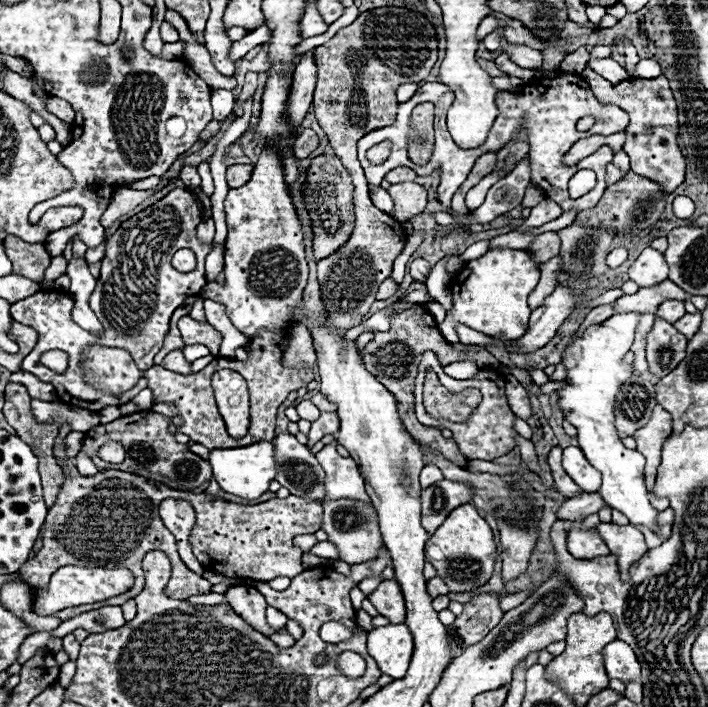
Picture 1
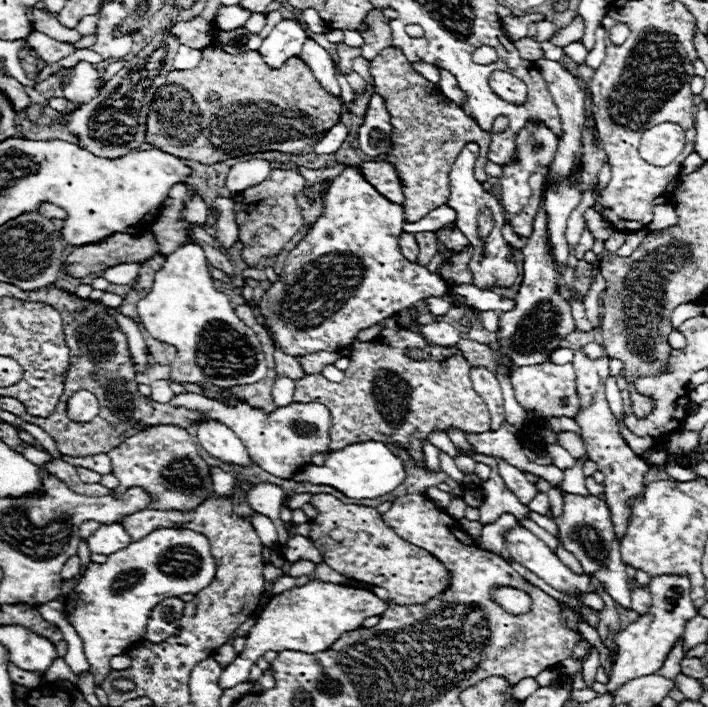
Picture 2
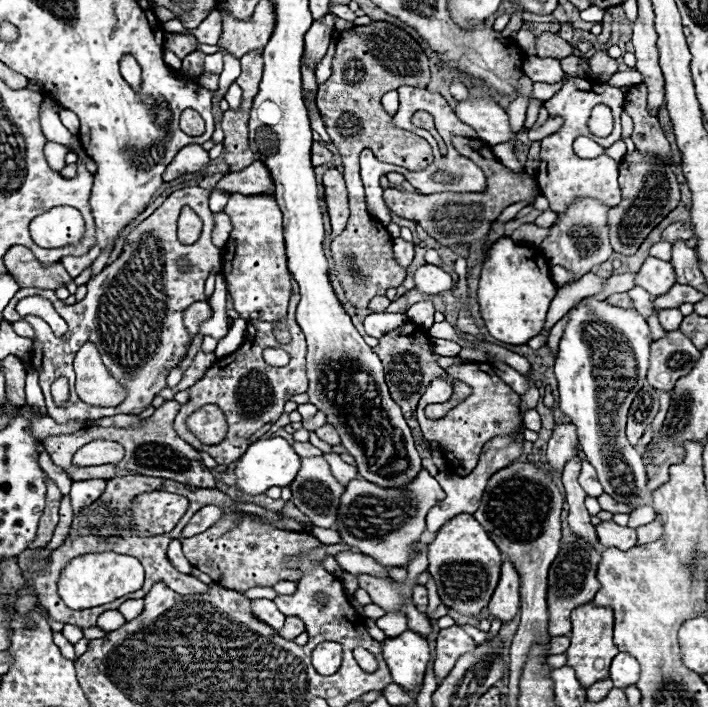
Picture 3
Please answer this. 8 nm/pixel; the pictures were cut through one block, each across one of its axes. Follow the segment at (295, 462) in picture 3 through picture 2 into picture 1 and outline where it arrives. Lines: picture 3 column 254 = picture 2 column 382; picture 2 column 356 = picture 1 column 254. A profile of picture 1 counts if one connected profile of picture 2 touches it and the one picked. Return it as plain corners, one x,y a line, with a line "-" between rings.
254,442
250,446
242,446
242,448
226,448
226,450
212,450
210,454
210,464
214,470
214,478
220,484
222,490
246,498
246,500
254,500
260,498
270,482
276,478
278,472
278,462
274,456
274,444
272,442

